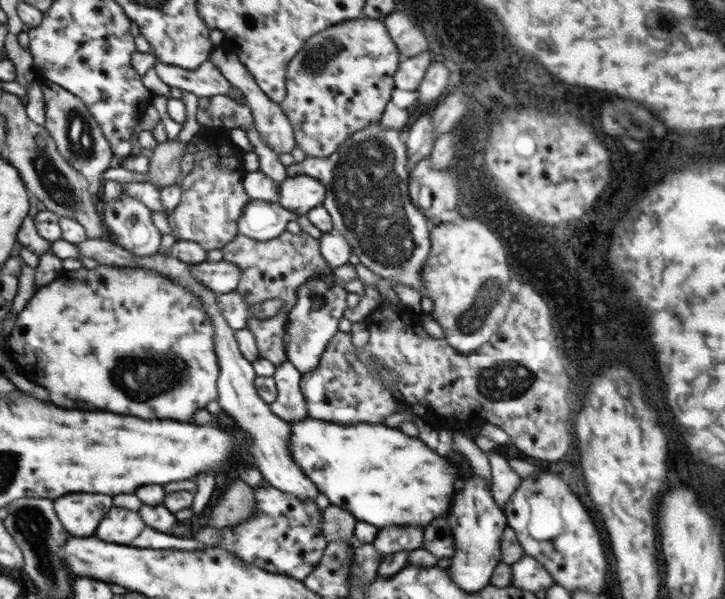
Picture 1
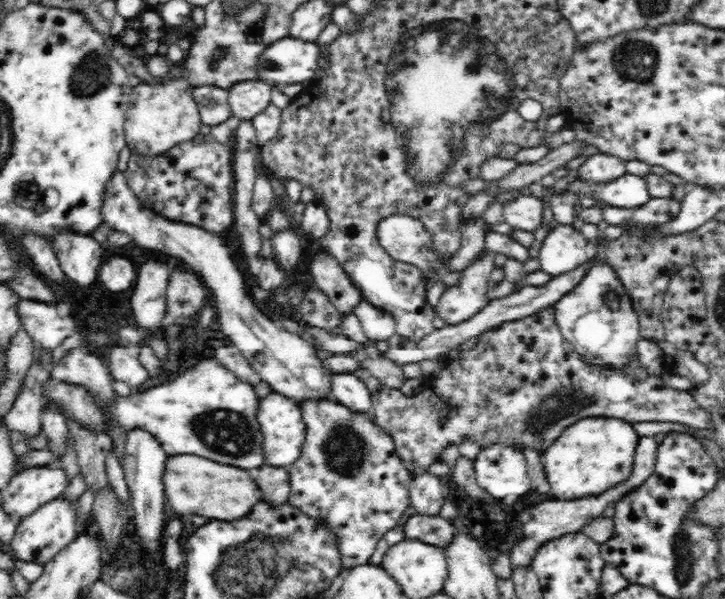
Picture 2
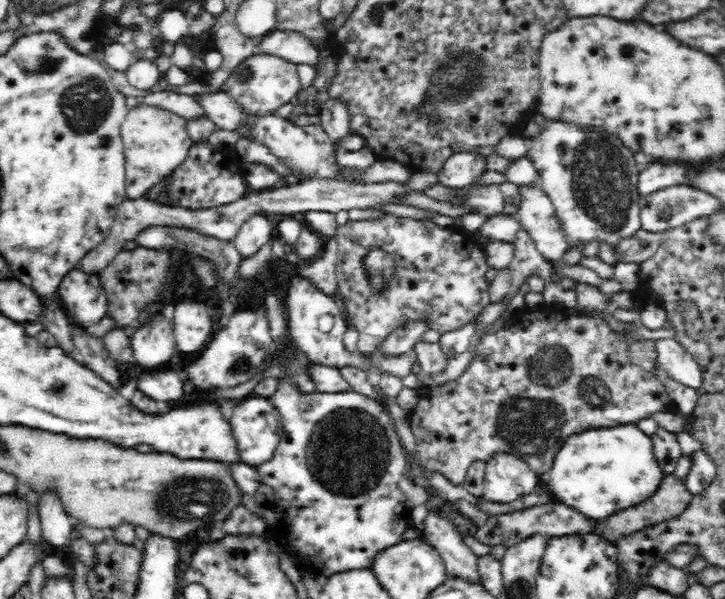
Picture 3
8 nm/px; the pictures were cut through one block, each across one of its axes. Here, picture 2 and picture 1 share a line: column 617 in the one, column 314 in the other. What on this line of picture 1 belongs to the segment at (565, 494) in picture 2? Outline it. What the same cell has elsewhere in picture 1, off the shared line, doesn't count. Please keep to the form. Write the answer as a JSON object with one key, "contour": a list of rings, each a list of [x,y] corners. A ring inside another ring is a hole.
{"contour":[[[310,416],[290,421],[289,424],[292,440],[288,442],[288,446],[292,452],[292,460],[314,482],[319,492],[328,498],[330,505],[348,510],[357,521],[367,522],[379,529],[392,527],[392,524],[426,526],[436,516],[442,516],[444,512],[448,512],[448,492],[454,494],[458,468],[452,466],[447,458],[434,454],[417,437],[407,436],[399,428],[389,428],[385,424],[340,426],[340,424]]]}

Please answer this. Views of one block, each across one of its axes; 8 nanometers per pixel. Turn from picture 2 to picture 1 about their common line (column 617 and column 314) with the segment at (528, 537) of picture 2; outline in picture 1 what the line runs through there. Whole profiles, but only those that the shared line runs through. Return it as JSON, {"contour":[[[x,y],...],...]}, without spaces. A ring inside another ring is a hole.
{"contour":[[[91,238],[78,244],[82,256],[95,259],[100,265],[112,265],[122,268],[146,268],[152,272],[160,272],[162,276],[176,280],[176,284],[182,284],[188,288],[187,292],[199,297],[203,302],[203,308],[206,309],[207,316],[210,316],[211,324],[216,328],[217,356],[220,365],[219,372],[219,399],[216,401],[221,410],[229,414],[236,420],[240,431],[244,431],[247,438],[247,445],[244,447],[244,453],[248,456],[251,464],[257,467],[261,472],[263,479],[273,486],[280,489],[284,494],[296,496],[298,500],[316,500],[319,494],[317,486],[300,470],[300,466],[292,460],[292,452],[288,450],[288,438],[291,434],[291,426],[288,421],[282,420],[276,413],[270,411],[267,401],[259,395],[255,386],[257,375],[252,364],[243,358],[239,345],[235,340],[235,331],[230,328],[221,314],[217,302],[217,294],[212,289],[198,283],[198,279],[192,275],[190,265],[174,257],[164,255],[160,252],[150,256],[140,256],[130,249],[119,245],[114,240],[103,240],[100,238]]]}

